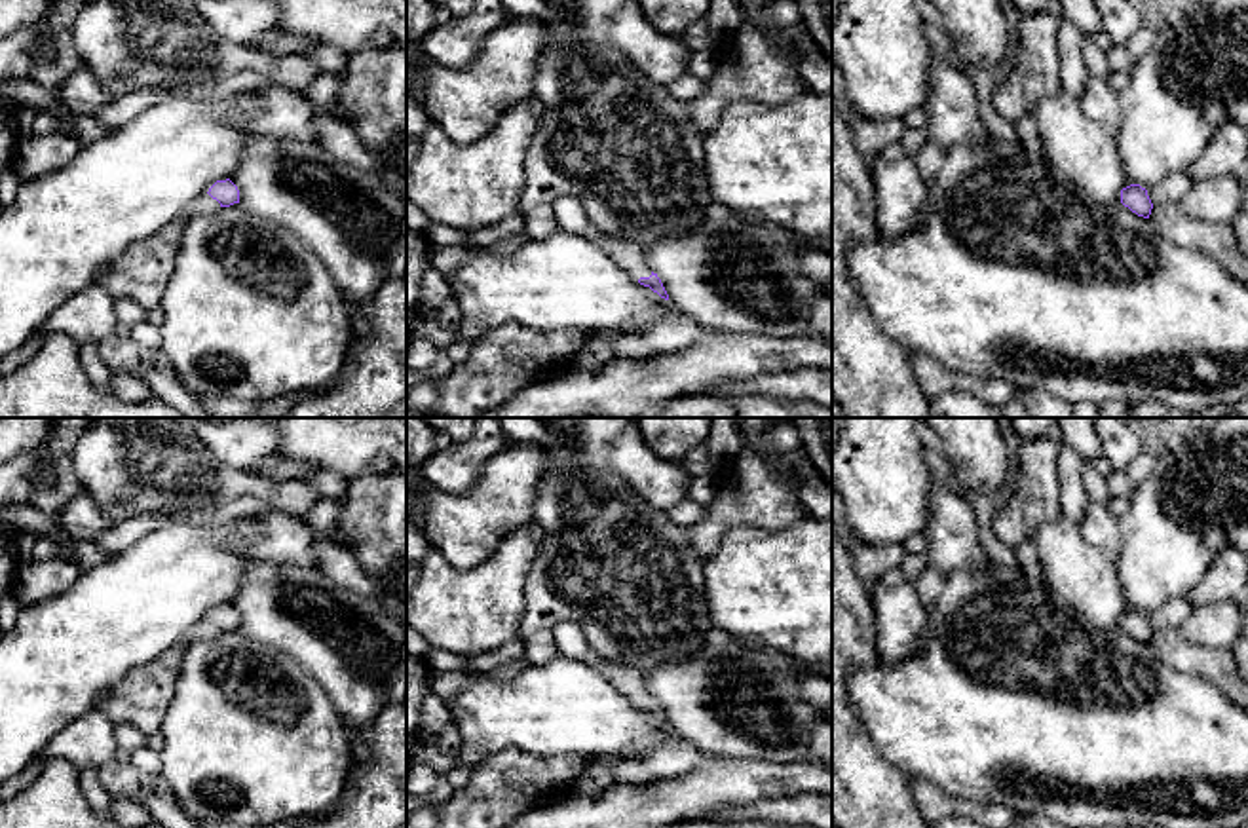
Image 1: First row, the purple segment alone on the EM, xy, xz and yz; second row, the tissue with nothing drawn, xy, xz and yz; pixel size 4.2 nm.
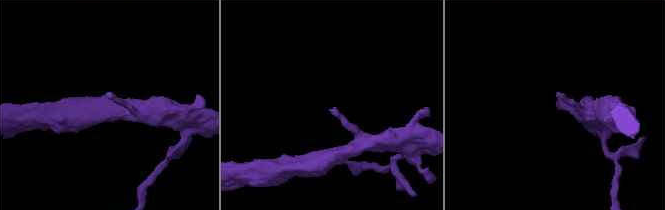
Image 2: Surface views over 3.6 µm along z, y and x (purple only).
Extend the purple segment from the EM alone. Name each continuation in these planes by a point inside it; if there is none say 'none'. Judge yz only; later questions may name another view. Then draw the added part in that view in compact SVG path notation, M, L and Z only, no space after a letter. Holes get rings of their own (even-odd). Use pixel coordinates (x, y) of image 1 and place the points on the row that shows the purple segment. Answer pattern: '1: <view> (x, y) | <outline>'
none

